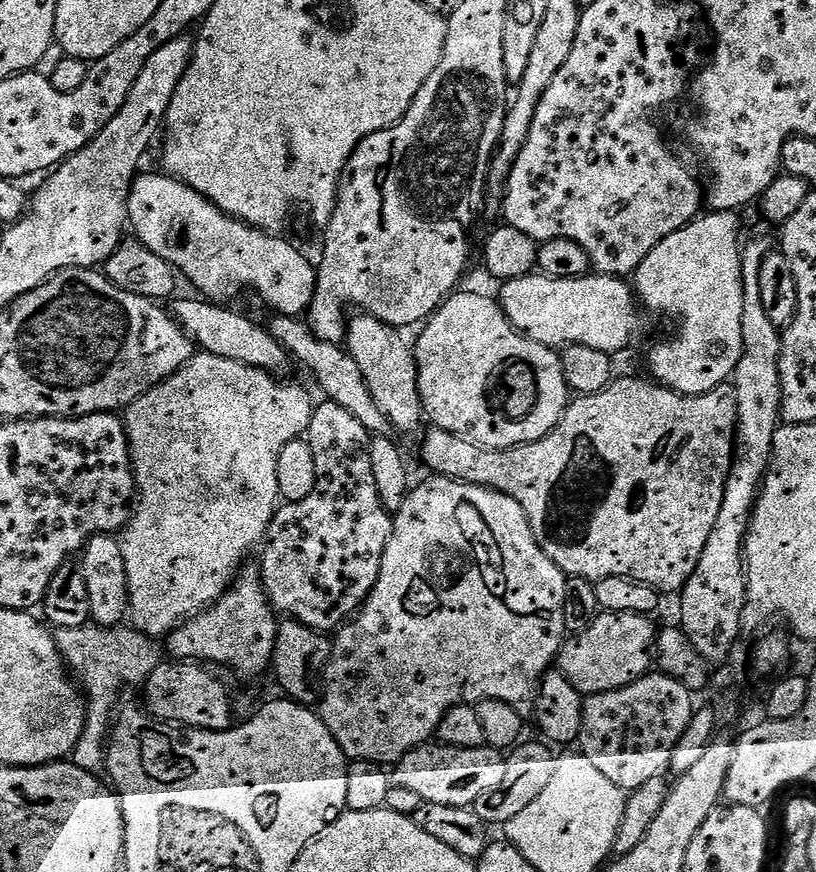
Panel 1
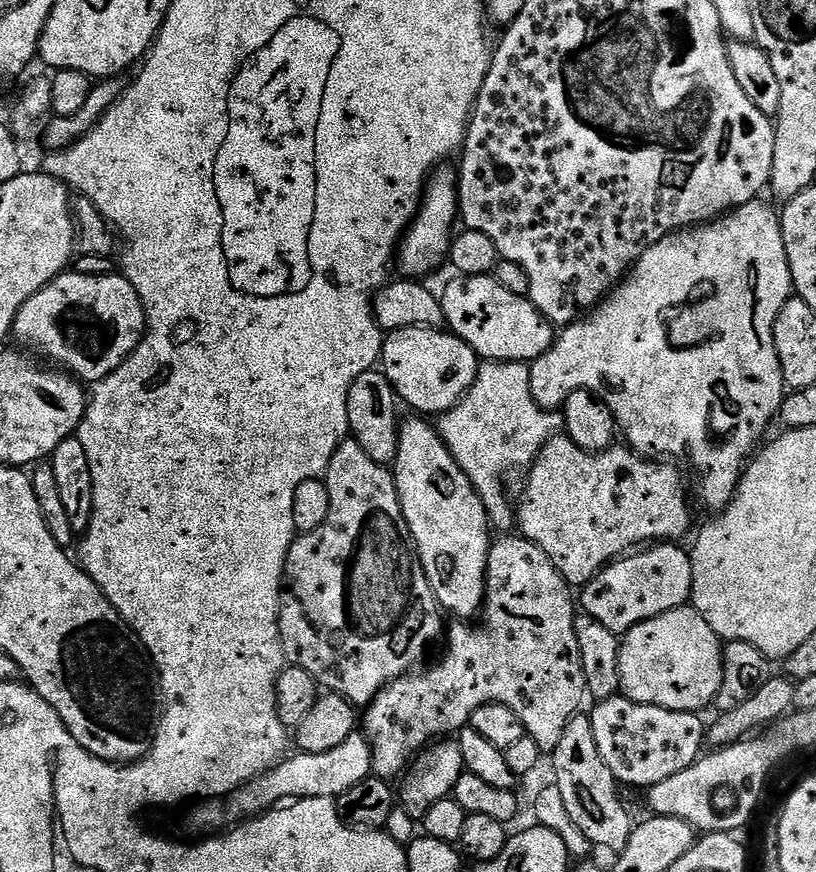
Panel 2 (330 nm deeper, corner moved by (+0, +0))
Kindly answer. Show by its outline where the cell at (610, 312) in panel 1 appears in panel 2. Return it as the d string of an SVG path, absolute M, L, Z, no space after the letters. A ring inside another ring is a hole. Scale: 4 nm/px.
M491 276L451 277L453 280L439 293L444 311L445 325L460 336L476 352L481 361L531 362L546 349L554 339L553 325L541 314L527 296L510 294L506 286Z

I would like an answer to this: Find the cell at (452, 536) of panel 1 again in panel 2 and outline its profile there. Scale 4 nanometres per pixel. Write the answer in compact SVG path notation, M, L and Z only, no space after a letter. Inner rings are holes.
M508 534L503 538L505 538L505 540L497 539L488 550L488 590L486 593L486 603L482 609L484 628L468 628L472 626L464 622L456 622L453 628L451 625L446 632L448 653L445 654L444 661L442 661L441 664L434 665L429 672L417 671L415 674L398 678L392 684L386 685L385 688L372 699L371 704L367 705L365 712L368 713L366 713L365 716L363 713L362 716L362 731L366 739L370 742L372 775L379 778L379 780L392 782L397 778L403 777L406 769L411 765L412 761L416 759L421 750L429 747L429 745L439 741L441 738L451 737L448 736L451 732L452 735L459 733L460 729L471 721L474 710L478 710L478 706L486 706L487 704L510 706L510 710L514 710L514 714L518 714L519 720L522 721L524 731L529 738L532 739L533 745L535 745L539 751L541 748L544 754L550 754L556 749L558 746L558 738L562 734L562 730L566 730L570 718L577 716L581 709L583 709L580 707L583 706L584 700L586 701L588 687L586 686L586 678L582 674L582 658L578 650L578 638L574 634L574 622L578 615L578 608L574 603L573 589L564 581L562 574L558 574L558 570L550 562L550 558L546 558L546 554L542 554L542 550L538 550L538 546L534 546L534 542L524 539L524 537L519 534Z

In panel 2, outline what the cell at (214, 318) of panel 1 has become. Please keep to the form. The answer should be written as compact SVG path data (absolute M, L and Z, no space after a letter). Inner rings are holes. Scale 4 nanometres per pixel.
M75 270L65 271L45 288L38 290L38 294L34 294L34 298L30 298L22 310L18 310L11 335L17 336L25 344L21 344L25 349L31 350L37 357L45 356L40 357L45 361L53 360L48 362L67 370L85 385L94 386L99 380L104 380L118 370L124 359L140 345L146 331L144 307L138 298L138 290L130 286L124 275L108 275L87 276Z

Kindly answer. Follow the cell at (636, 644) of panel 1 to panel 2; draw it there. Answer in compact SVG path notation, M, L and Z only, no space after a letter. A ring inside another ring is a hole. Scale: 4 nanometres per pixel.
M691 606L666 610L666 614L658 614L658 618L650 618L634 626L629 632L624 633L620 641L618 654L620 692L628 699L646 706L662 706L666 710L703 713L703 708L715 701L718 690L722 686L723 669L724 644L720 636L714 634L714 630L710 630L710 622L706 622L706 618L702 618L702 614L698 614Z

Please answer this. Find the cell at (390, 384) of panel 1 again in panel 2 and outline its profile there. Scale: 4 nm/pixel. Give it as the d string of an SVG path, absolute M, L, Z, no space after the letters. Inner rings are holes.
M412 418L416 420L405 419L400 425L400 437L398 438L398 454L396 455L396 462L394 465L394 475L396 477L396 489L398 490L398 498L402 506L402 514L406 518L406 526L410 526L410 534L414 538L414 546L420 555L422 562L422 570L426 574L426 578L430 582L430 590L434 590L436 601L440 603L441 609L445 613L451 614L453 612L456 618L461 621L471 621L471 616L479 617L482 609L486 603L486 593L488 590L488 550L492 547L493 537L488 537L488 530L490 531L489 515L486 506L483 505L482 498L475 492L470 478L460 468L458 462L455 461L454 454L447 448L446 442L440 436L440 433L427 419Z

